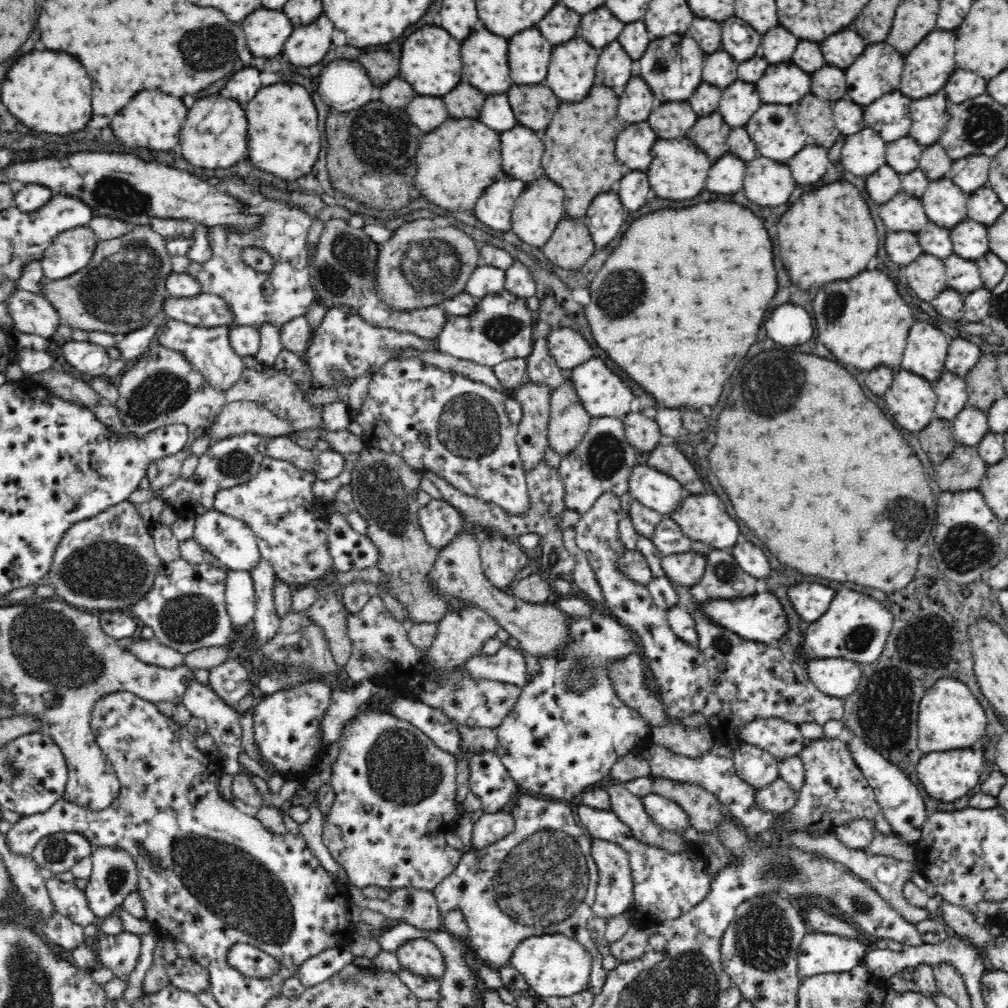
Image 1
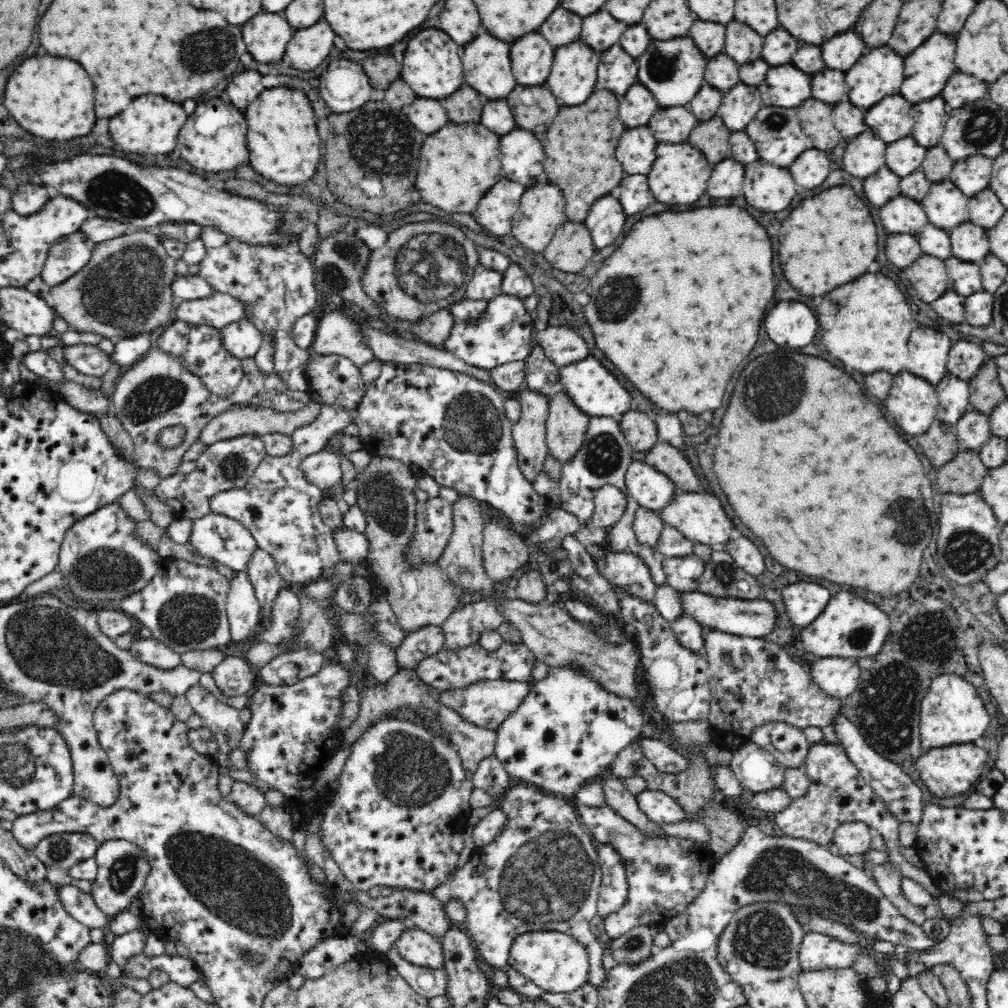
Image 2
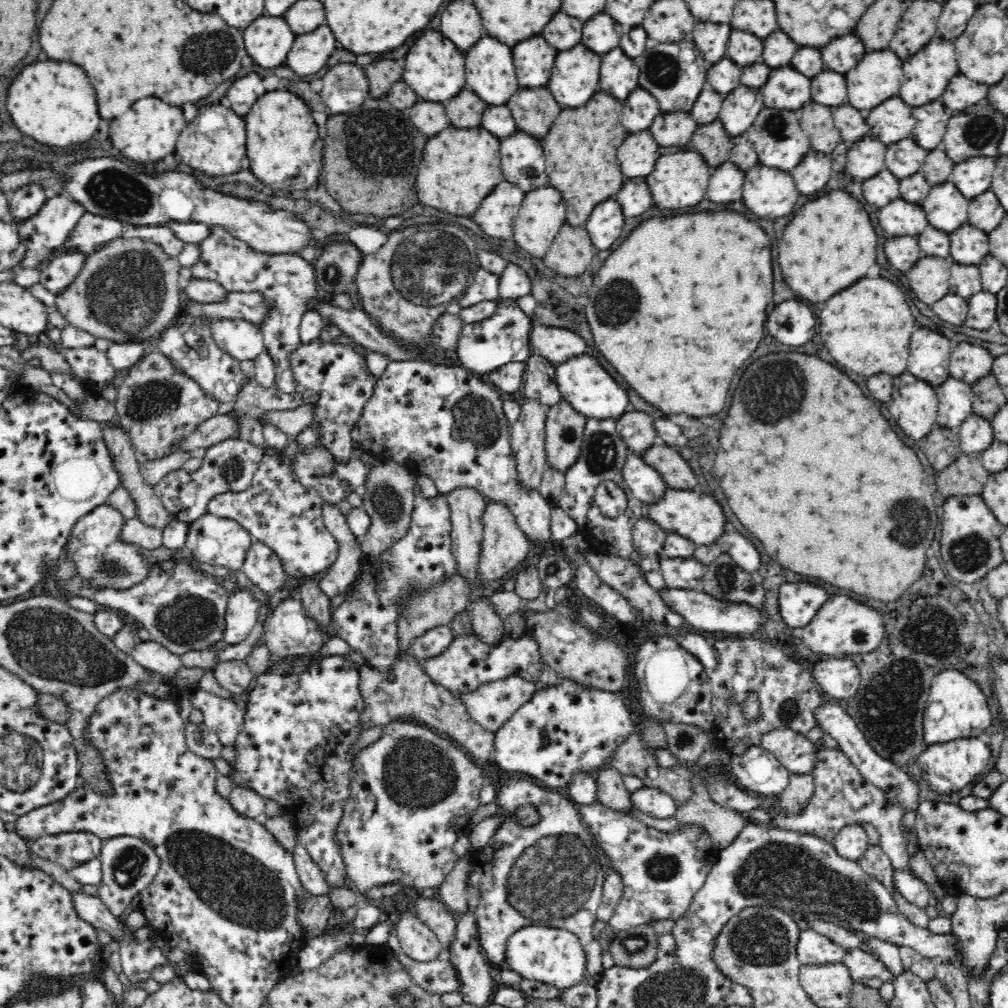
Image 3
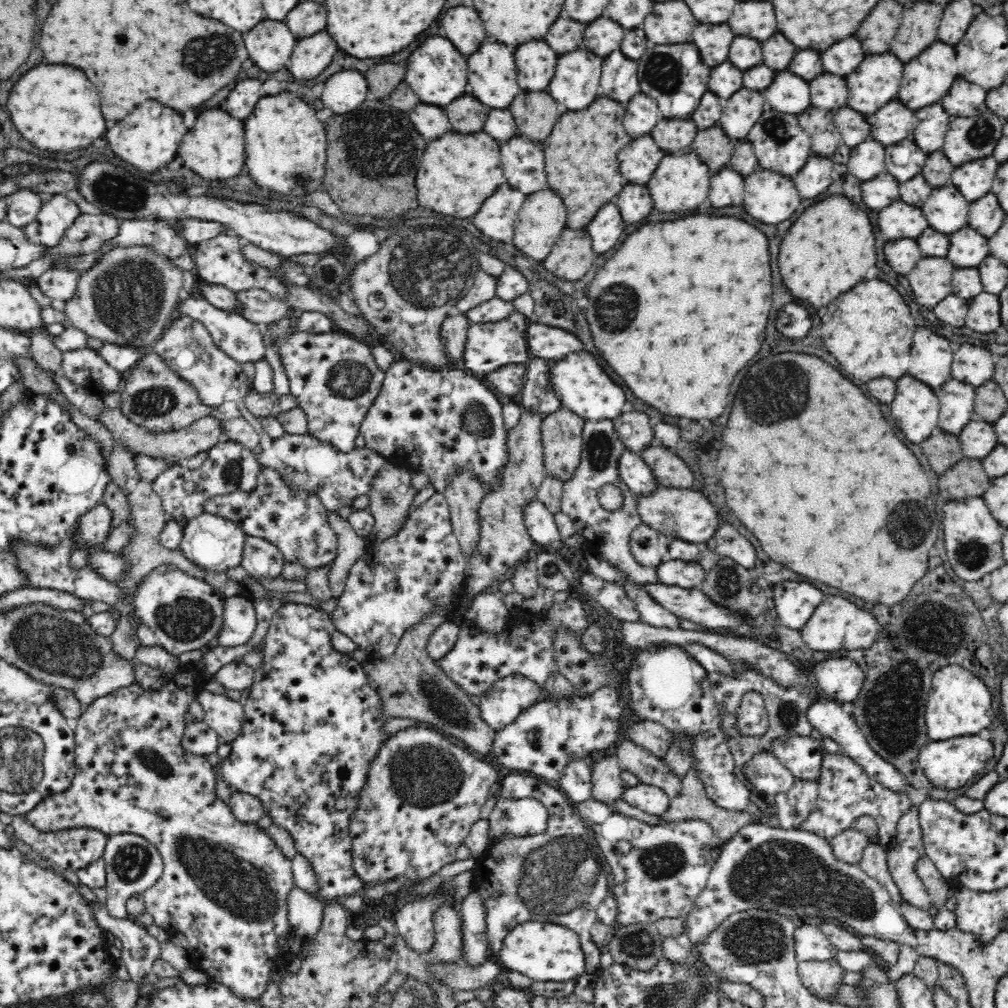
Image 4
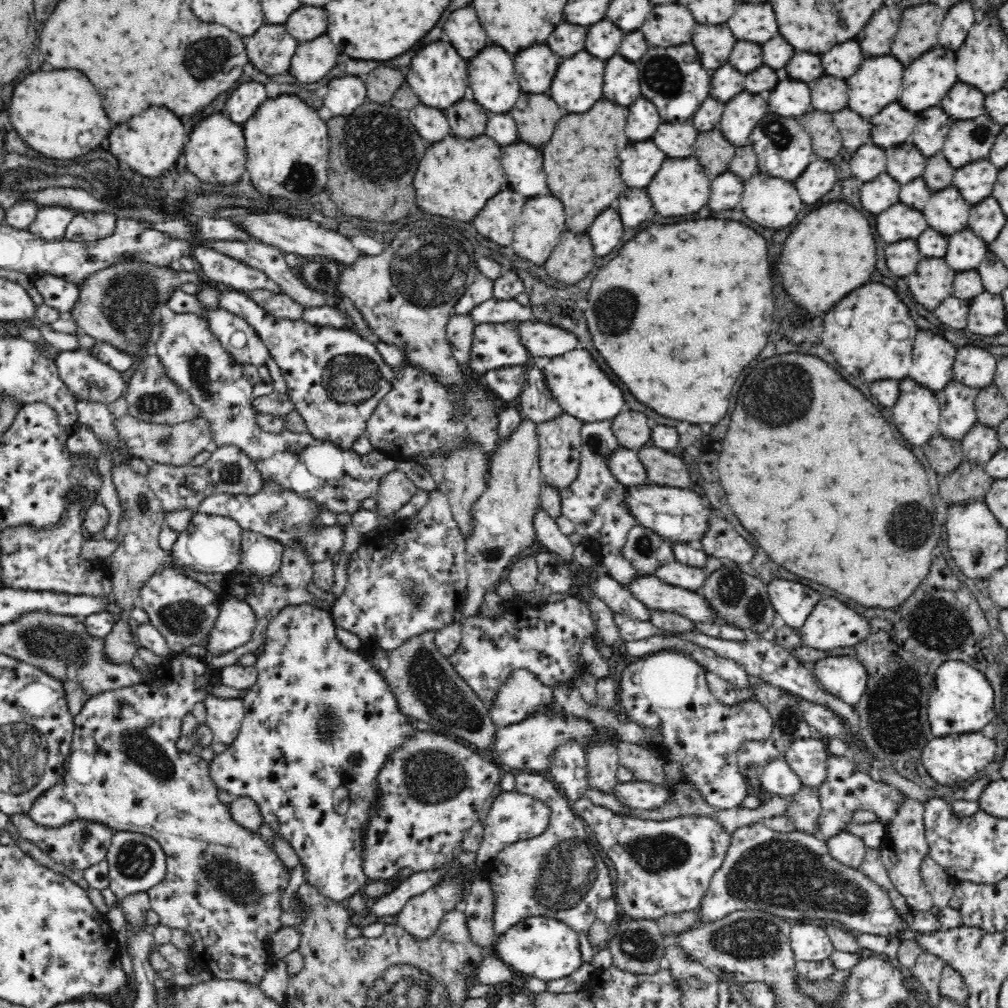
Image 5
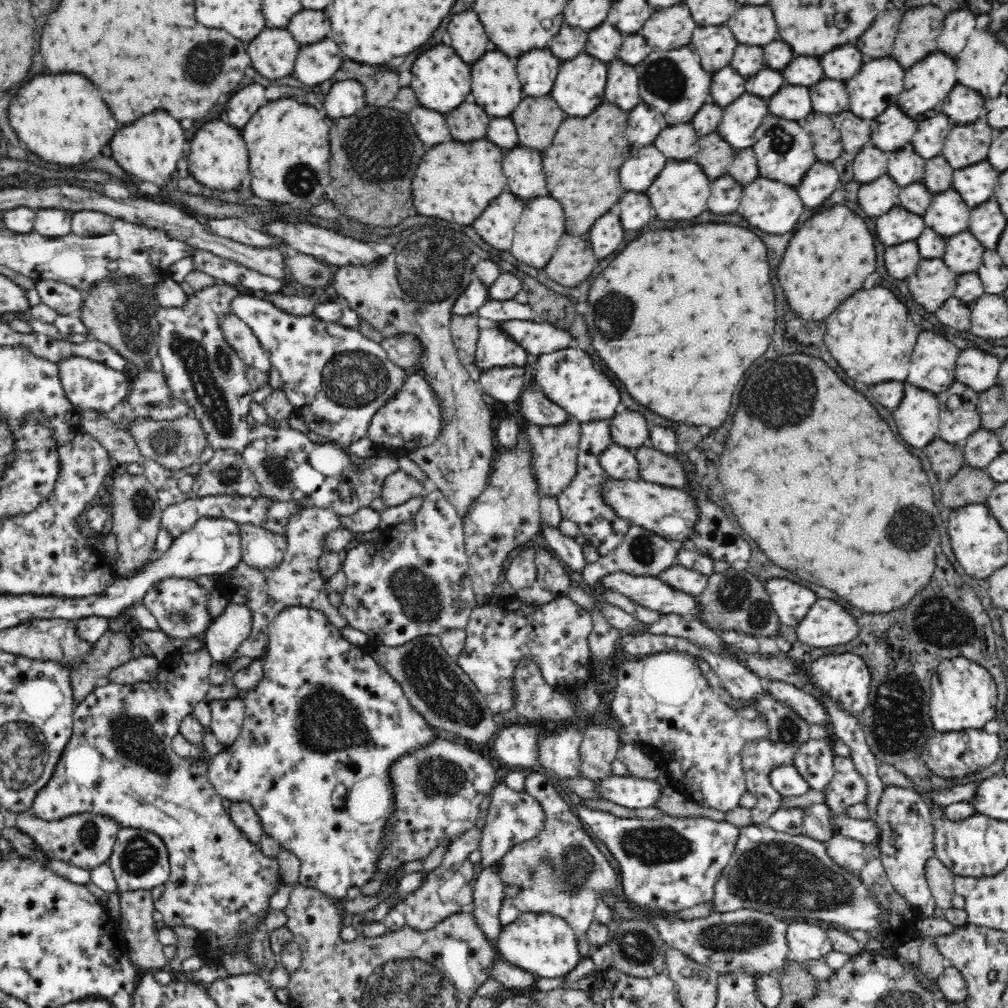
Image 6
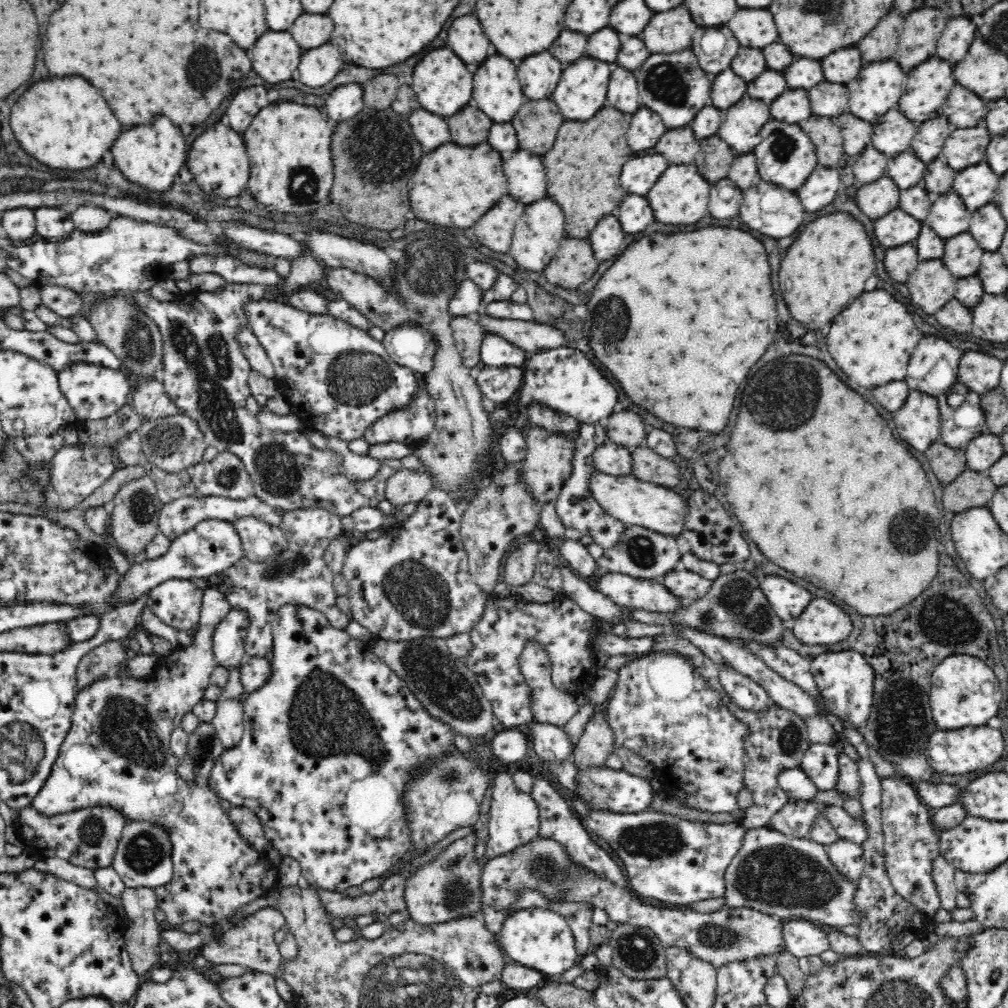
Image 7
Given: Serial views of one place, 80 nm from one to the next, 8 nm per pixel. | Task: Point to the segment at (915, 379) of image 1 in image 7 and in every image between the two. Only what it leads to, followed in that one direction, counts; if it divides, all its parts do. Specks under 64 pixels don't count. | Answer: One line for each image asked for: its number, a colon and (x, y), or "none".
2: (913, 401)
3: (914, 405)
4: (915, 409)
5: (917, 412)
6: (917, 417)
7: (919, 422)

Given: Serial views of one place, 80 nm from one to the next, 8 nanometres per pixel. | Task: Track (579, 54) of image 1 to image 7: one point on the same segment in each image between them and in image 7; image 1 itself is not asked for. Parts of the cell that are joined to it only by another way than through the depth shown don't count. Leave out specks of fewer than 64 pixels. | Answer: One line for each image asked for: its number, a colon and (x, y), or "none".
2: (573, 78)
3: (573, 82)
4: (576, 83)
5: (576, 87)
6: (579, 87)
7: (580, 94)

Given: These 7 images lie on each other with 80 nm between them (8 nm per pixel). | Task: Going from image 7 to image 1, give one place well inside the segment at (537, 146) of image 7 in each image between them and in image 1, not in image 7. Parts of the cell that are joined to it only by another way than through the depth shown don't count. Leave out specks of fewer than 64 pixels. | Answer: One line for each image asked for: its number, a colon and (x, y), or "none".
1: (534, 106)
2: (533, 108)
3: (534, 109)
4: (535, 113)
5: (536, 115)
6: (536, 119)

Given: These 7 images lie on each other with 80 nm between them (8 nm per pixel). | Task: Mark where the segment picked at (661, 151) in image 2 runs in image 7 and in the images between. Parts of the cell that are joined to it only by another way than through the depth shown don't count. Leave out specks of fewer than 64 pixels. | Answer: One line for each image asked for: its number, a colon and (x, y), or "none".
3: (681, 176)
4: (680, 183)
5: (681, 186)
6: (680, 191)
7: (680, 196)

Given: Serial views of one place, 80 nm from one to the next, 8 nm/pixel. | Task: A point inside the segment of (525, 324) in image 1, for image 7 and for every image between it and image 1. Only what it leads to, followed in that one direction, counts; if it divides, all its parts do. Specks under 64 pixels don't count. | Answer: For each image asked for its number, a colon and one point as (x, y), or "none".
2: (503, 332)
3: (504, 337)
4: (491, 345)
5: (494, 346)
6: (495, 348)
7: (495, 351)

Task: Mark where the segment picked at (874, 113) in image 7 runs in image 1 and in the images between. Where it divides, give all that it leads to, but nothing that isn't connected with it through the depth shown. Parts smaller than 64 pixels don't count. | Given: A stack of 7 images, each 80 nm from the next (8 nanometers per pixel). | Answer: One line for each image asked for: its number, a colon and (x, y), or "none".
1: (879, 69)
2: (879, 73)
3: (878, 76)
4: (877, 80)
5: (879, 81)
6: (880, 82)

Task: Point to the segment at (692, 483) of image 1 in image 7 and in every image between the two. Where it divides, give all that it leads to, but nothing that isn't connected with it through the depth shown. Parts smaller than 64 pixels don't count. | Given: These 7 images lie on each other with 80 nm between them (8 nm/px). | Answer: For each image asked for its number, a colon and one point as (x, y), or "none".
2: (667, 459)
3: (673, 468)
4: (669, 469)
5: (664, 469)
6: (656, 467)
7: (648, 466)

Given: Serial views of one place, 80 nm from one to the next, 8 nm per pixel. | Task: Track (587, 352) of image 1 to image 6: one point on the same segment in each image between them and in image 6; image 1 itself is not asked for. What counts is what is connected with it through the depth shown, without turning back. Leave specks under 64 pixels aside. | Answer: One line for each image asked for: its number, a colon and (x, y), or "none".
2: (563, 346)
3: (558, 345)
4: (550, 343)
5: (541, 339)
6: (538, 338)

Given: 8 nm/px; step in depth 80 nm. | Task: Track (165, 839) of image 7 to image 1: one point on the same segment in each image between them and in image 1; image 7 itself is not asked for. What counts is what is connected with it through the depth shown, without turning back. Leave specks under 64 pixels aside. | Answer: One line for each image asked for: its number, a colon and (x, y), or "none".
1: (114, 875)
2: (122, 867)
3: (128, 865)
4: (133, 864)
5: (136, 862)
6: (139, 860)

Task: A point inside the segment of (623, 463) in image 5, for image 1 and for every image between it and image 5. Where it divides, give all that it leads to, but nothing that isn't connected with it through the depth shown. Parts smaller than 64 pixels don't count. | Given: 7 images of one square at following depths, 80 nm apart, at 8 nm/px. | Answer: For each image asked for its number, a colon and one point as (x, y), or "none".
1: (656, 490)
2: (654, 490)
3: (645, 483)
4: (632, 469)

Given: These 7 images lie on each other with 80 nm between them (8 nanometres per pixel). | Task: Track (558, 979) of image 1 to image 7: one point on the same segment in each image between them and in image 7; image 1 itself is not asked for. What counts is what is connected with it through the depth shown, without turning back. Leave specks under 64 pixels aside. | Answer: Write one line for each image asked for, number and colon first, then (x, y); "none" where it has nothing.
2: (556, 962)
3: (552, 955)
4: (548, 951)
5: (542, 947)
6: (545, 945)
7: (540, 939)

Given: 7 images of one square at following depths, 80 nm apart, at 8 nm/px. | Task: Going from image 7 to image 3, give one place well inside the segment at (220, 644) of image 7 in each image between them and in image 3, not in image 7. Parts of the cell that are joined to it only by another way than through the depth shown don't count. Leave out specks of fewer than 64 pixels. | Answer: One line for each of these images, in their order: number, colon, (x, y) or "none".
3: (243, 609)
4: (239, 622)
5: (236, 624)
6: (232, 627)

